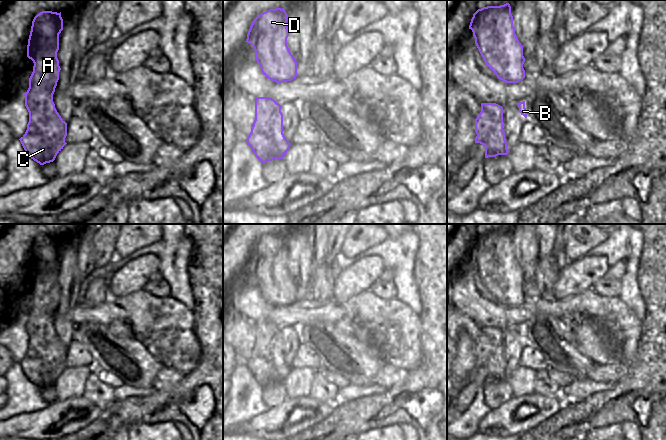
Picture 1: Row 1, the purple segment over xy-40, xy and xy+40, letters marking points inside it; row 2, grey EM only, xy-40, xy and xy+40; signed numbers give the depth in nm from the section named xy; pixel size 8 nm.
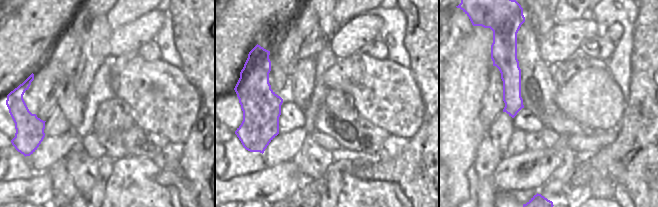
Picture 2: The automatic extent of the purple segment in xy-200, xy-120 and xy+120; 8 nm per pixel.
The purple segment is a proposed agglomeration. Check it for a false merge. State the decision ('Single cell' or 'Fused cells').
Single cell

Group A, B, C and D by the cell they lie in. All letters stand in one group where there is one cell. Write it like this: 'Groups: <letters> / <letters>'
Groups: A B C D

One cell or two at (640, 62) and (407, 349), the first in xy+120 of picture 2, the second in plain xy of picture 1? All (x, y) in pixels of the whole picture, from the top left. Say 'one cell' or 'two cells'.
two cells

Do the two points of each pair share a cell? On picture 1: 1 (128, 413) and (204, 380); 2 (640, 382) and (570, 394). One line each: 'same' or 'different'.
1: same
2: different

